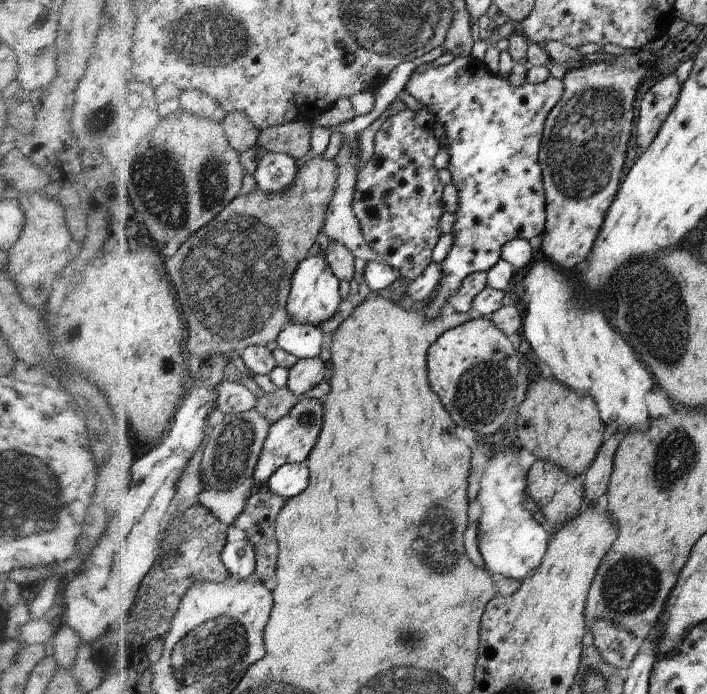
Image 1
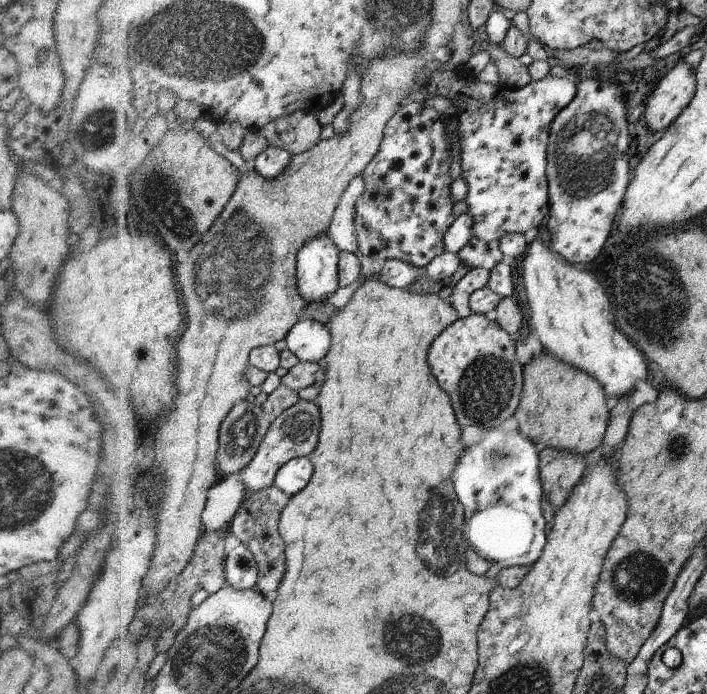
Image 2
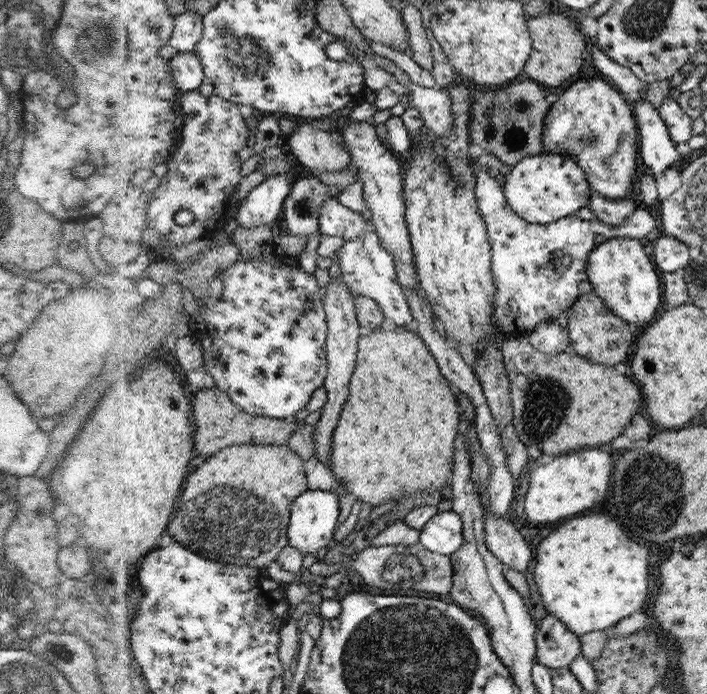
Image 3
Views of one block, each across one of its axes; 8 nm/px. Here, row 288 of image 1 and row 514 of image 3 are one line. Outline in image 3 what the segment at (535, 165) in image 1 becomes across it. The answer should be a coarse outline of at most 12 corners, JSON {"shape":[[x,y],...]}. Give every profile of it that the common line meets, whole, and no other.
{"shape":[[435,514],[419,531],[430,552],[450,556],[463,544],[462,516]]}

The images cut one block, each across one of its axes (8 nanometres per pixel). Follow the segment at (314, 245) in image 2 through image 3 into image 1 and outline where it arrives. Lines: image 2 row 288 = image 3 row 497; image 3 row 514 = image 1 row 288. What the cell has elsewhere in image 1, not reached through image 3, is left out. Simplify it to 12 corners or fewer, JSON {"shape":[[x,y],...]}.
{"shape":[[325,256],[300,263],[292,323],[320,327],[343,303],[342,281]]}

